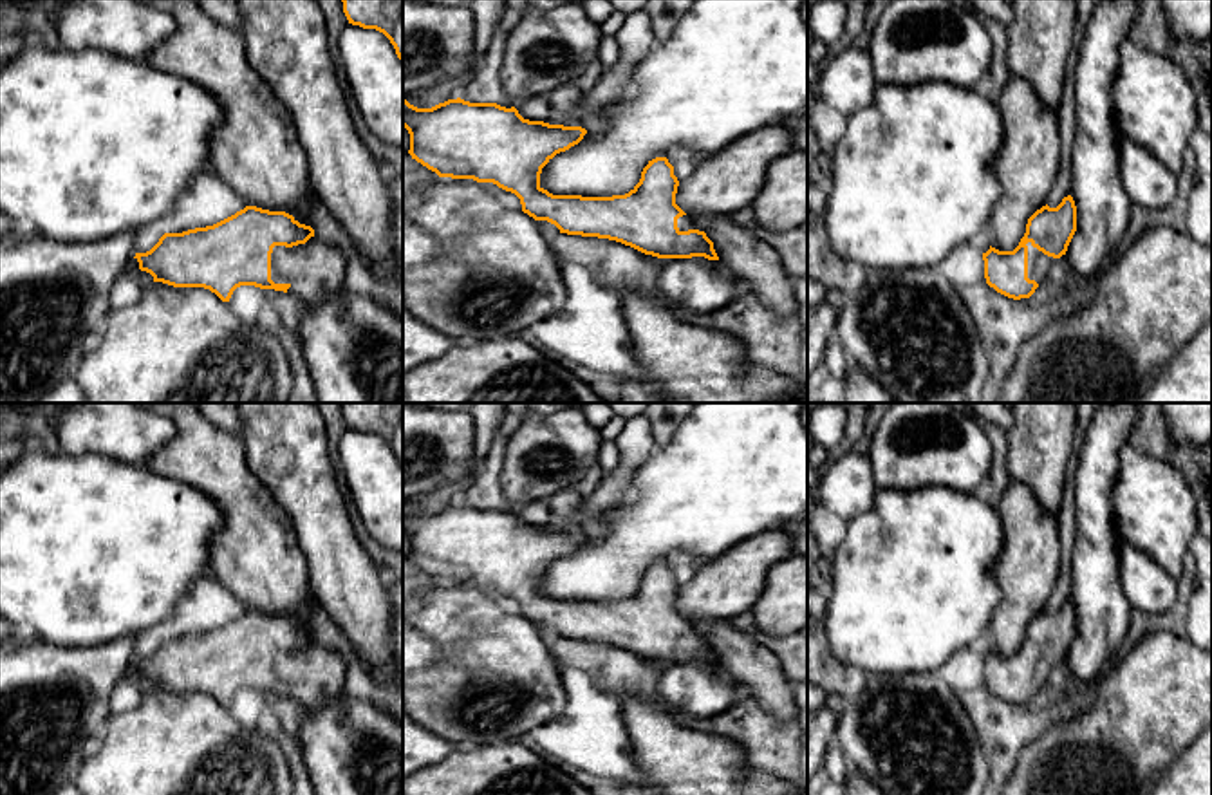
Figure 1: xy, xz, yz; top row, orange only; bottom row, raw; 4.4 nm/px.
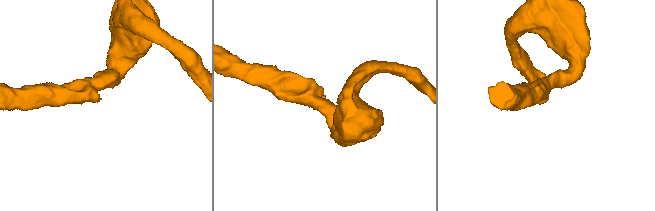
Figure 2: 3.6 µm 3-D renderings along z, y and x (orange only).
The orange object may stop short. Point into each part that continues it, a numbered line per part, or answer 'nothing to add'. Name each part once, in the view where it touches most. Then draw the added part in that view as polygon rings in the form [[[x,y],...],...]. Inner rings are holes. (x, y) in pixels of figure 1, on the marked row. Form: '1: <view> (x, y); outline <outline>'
1: xy (315, 270); outline [[[311,237],[293,248],[275,246],[271,253],[271,280],[289,284],[289,295],[307,305],[322,304],[343,289],[347,253]]]

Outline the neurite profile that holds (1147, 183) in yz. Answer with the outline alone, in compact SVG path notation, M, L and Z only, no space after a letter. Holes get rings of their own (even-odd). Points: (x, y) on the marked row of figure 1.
M1127 38L1120 47L1120 67L1113 85L1113 116L1120 132L1120 179L1133 204L1167 208L1179 193L1185 152L1198 130L1194 78L1172 56L1152 54Z

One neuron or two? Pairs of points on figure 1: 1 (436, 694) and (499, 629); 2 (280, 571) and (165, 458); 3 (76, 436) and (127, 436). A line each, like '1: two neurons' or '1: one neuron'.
1: one neuron
2: one neuron
3: one neuron

